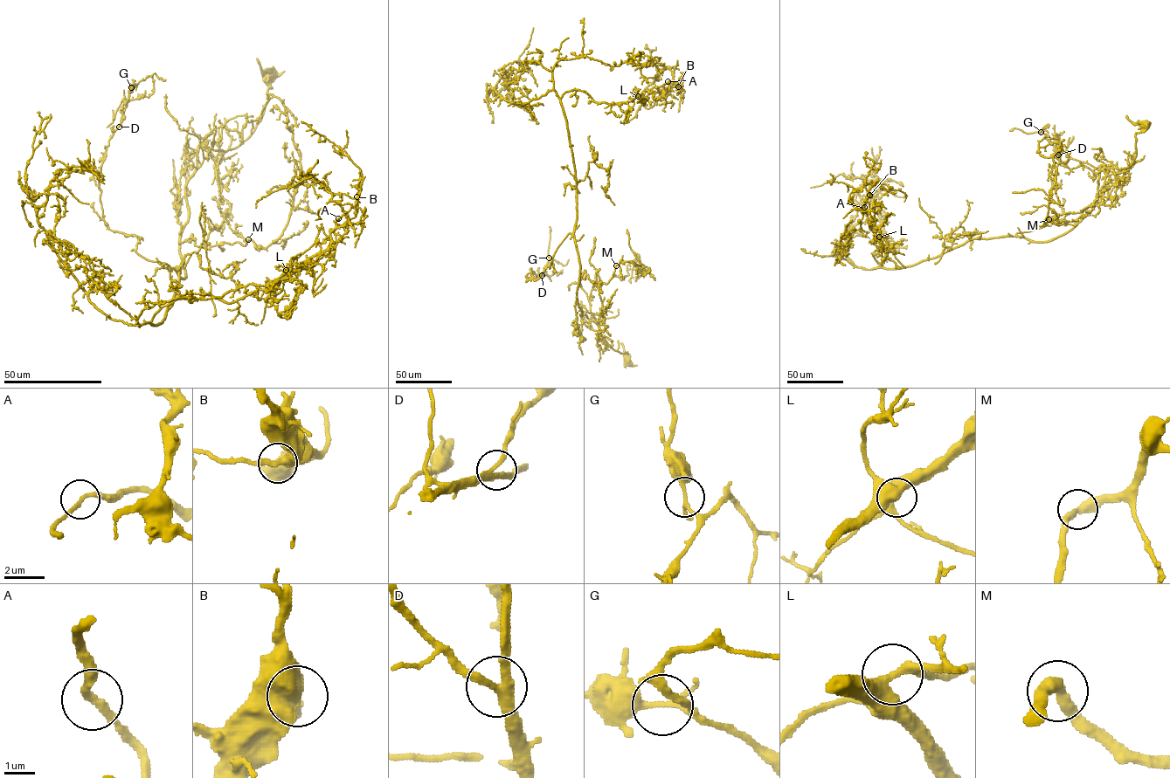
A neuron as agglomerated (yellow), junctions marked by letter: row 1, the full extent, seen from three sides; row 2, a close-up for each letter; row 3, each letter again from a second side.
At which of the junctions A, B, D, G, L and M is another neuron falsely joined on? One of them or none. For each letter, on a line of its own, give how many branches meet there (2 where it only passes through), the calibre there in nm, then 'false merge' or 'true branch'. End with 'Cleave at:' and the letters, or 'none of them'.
A: branches 2; calibre 220 nm; true branch
B: branches 2; calibre 400 nm; true branch
D: branches 3; calibre 280 nm; true branch
G: branches 3; calibre 180 nm; true branch
L: branches 3; calibre 360 nm; true branch
M: branches 2; calibre 400 nm; true branch
Cleave at: none of them

